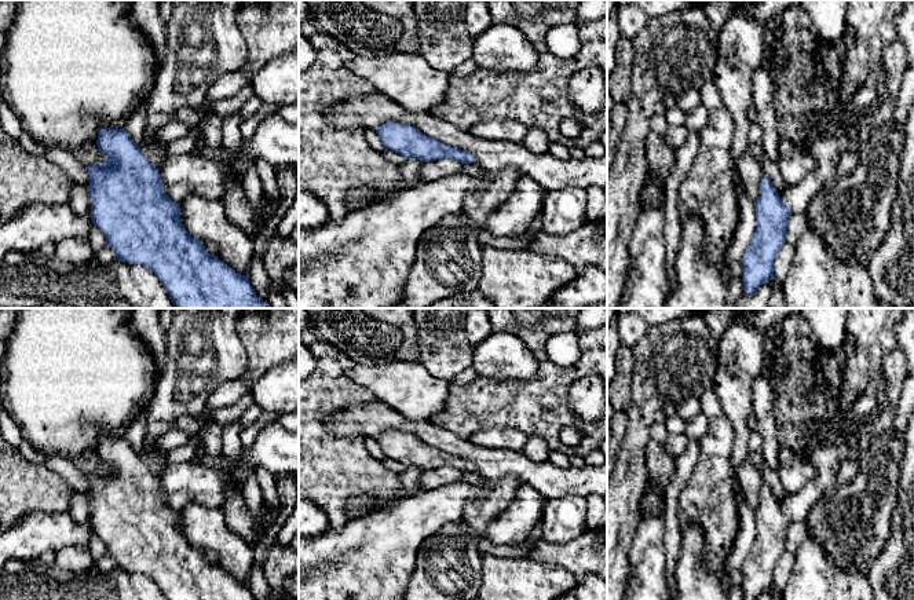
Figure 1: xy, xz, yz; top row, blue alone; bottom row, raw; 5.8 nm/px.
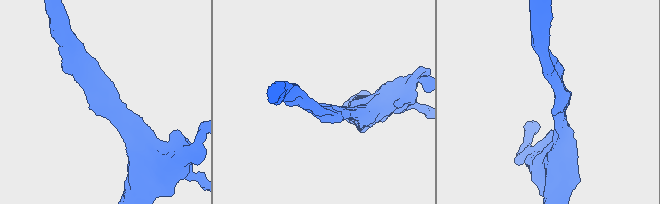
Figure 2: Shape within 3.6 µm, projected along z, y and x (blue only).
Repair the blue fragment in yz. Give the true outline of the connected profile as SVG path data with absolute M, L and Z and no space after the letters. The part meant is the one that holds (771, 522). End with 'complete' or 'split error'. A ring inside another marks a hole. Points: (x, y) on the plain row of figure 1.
M765 483L754 519L757 534L741 568L743 600L757 600L763 592L774 588L774 568L786 550L787 528L791 523Z; complete

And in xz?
M385 431L376 438L385 458L391 458L405 467L417 467L423 471L436 469L440 467L453 467L461 472L476 471L474 462L464 458L453 457L439 449L428 446L413 435L401 431Z; complete

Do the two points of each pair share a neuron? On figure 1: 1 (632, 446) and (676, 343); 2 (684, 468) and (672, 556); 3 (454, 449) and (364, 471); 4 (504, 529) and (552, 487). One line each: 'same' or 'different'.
1: same
2: same
3: different
4: different

